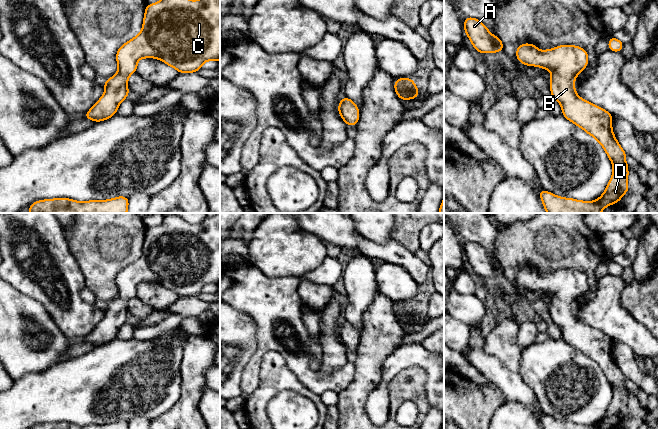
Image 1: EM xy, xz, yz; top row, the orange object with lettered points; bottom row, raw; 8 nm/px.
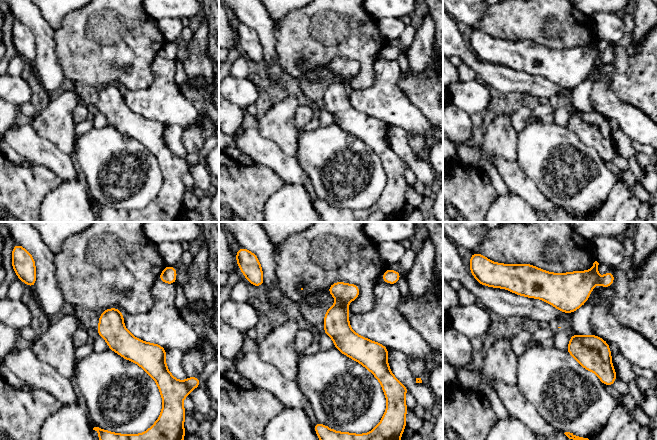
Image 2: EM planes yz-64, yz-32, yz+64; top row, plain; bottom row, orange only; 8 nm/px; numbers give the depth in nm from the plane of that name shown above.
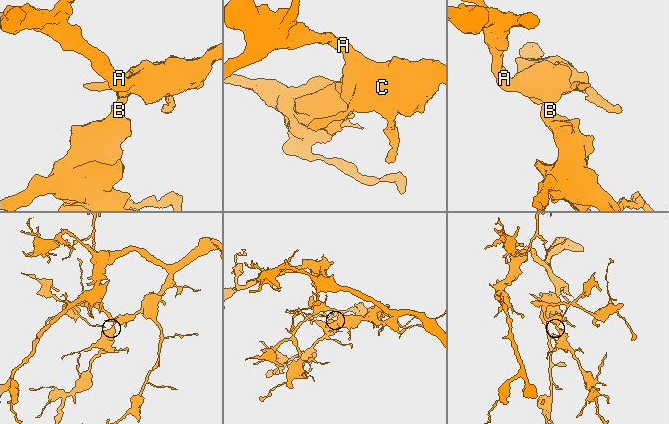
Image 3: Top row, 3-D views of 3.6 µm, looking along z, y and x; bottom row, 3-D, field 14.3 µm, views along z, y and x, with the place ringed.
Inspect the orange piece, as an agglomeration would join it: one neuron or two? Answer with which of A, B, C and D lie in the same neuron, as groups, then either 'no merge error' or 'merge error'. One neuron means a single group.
A B C D | no merge error

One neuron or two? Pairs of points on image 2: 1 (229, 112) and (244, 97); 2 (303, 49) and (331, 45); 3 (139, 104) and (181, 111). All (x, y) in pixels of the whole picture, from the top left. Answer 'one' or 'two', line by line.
1: two
2: one
3: one

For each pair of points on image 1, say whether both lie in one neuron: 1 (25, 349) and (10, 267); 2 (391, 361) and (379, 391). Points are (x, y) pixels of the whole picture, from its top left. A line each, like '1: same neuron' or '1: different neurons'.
1: different neurons
2: same neuron

